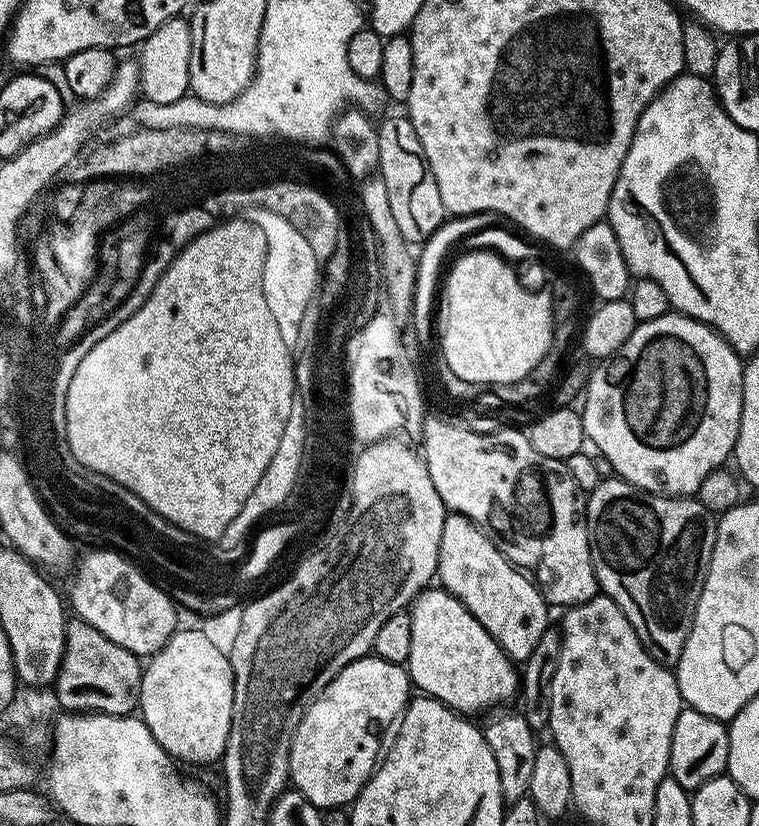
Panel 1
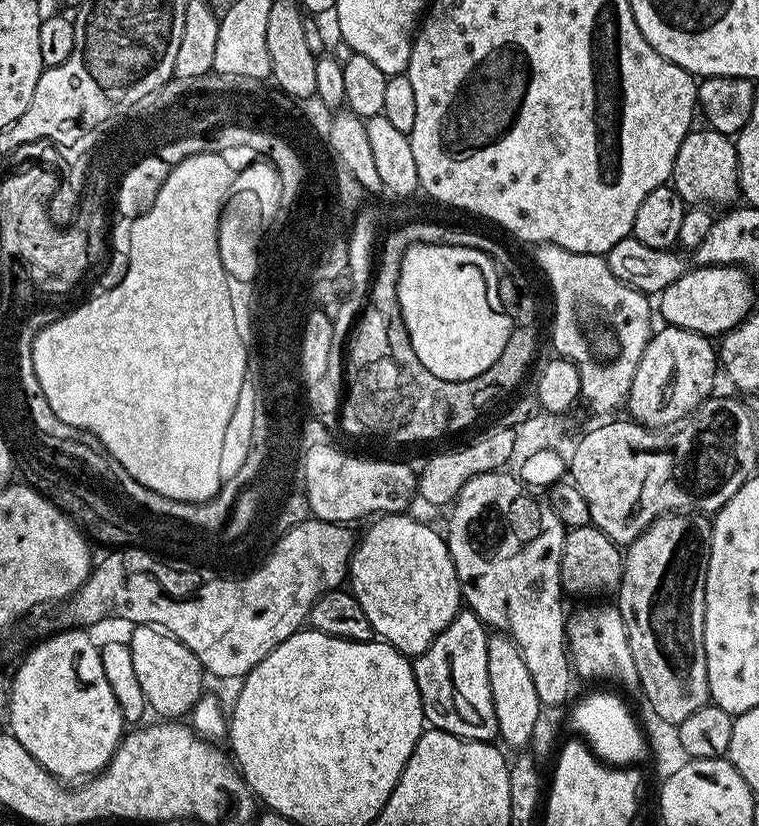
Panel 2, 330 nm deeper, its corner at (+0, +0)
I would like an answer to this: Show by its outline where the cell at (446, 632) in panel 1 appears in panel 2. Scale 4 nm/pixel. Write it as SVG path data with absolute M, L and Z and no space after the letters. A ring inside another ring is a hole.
M411 514L381 515L376 525L352 549L352 561L348 563L347 583L353 598L366 610L366 618L370 618L373 633L381 641L387 642L409 658L421 656L450 626L462 608L460 583L456 577L456 567L448 553L448 542L443 535L440 536L428 524L415 520Z

